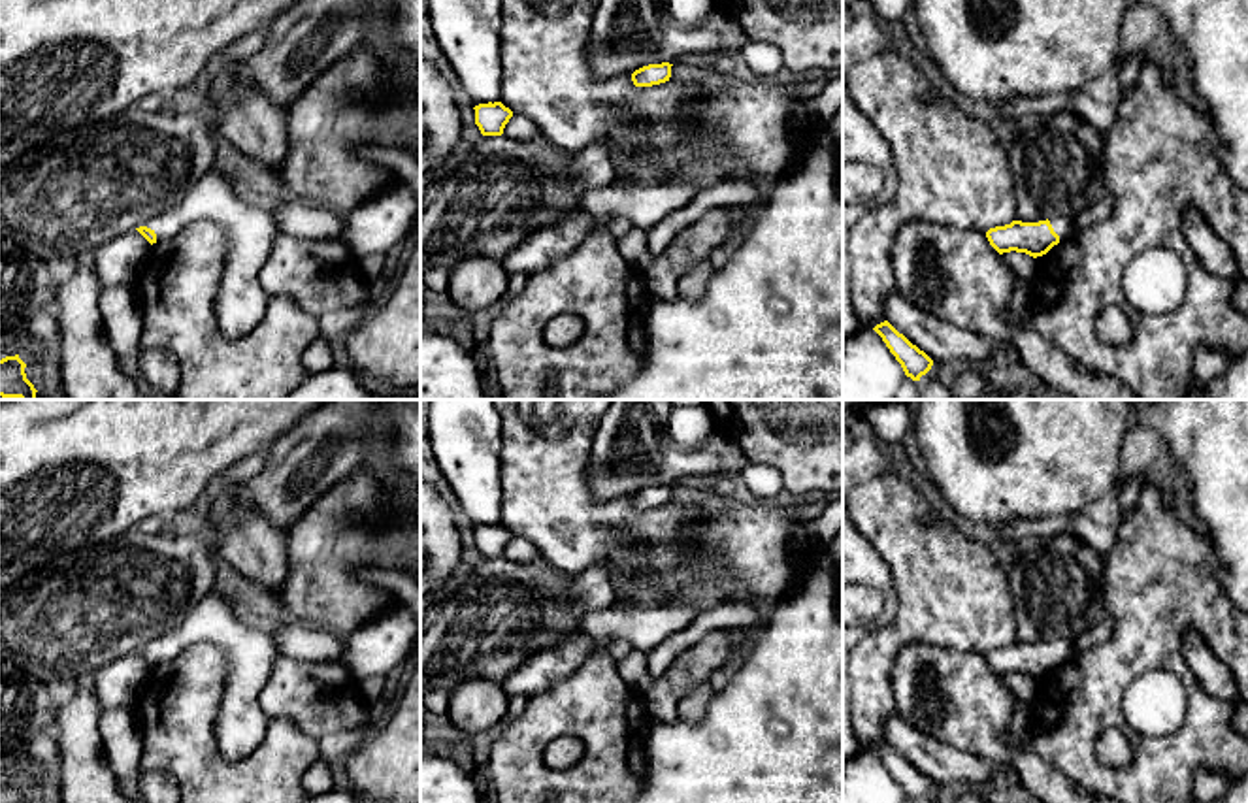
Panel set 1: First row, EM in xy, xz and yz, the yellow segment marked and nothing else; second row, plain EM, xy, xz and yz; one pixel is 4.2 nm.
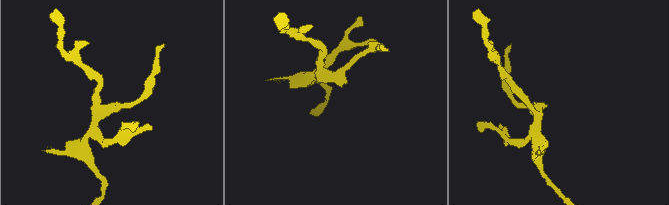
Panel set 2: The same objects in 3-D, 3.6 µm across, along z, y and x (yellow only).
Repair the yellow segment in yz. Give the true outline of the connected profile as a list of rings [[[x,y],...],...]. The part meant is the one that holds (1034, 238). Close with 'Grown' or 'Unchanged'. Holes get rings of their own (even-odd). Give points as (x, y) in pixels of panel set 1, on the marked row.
[[[1059,215],[1039,222],[1012,221],[990,228],[986,238],[999,254],[1016,251],[1037,258],[1073,234],[1075,228],[1073,217]]]. Grown

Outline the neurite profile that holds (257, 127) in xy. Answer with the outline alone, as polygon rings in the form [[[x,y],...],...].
[[[239,62],[209,72],[207,104],[217,109],[222,139],[249,160],[270,170],[285,160],[287,111],[243,74]]]

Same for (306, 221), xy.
[[[298,198],[270,202],[279,232],[298,239],[337,239],[343,232],[343,219],[326,207]]]

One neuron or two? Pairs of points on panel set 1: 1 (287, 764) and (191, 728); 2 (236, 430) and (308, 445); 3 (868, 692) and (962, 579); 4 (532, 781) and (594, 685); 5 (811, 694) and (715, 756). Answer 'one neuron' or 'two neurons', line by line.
1: one neuron
2: two neurons
3: one neuron
4: one neuron
5: one neuron

